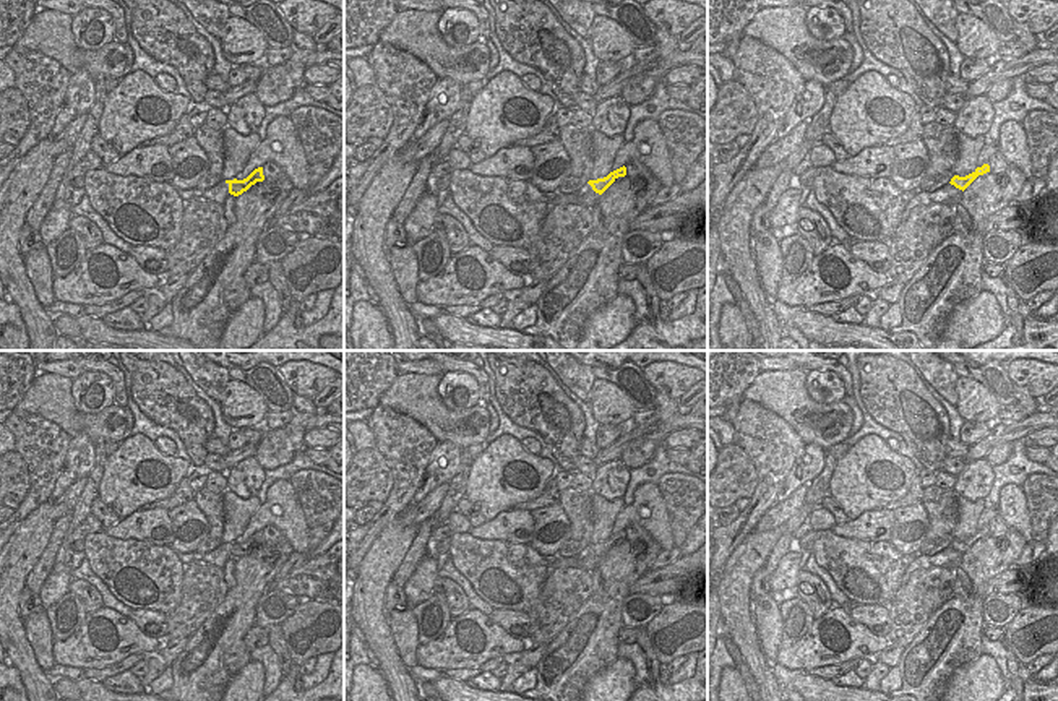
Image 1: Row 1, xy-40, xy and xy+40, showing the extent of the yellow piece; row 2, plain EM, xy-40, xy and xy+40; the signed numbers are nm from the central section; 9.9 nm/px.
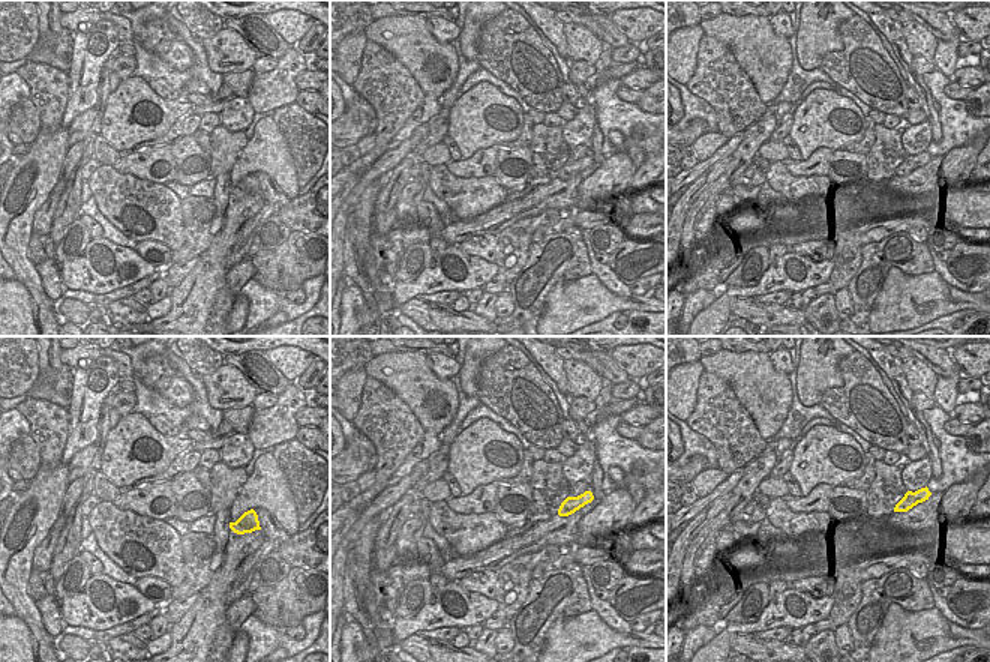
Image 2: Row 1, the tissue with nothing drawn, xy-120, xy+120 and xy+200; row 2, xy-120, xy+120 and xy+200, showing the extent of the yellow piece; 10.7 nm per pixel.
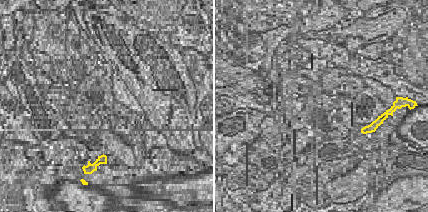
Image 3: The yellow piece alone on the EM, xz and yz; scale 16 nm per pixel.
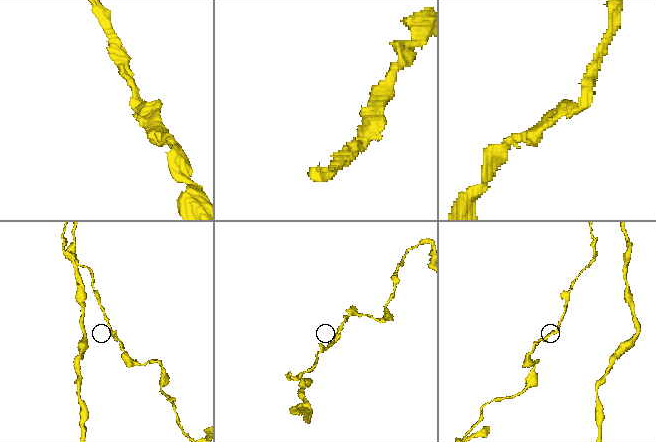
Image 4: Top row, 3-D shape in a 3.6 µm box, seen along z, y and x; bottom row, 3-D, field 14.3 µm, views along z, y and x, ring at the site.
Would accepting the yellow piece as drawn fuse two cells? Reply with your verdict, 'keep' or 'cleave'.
keep

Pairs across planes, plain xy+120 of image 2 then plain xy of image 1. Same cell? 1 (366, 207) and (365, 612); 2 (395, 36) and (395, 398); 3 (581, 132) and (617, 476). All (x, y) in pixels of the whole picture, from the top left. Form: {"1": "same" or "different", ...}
{"1": "same", "2": "same", "3": "same"}

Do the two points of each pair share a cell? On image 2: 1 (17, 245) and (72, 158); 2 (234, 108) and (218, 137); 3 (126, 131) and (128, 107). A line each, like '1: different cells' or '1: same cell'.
1: different cells
2: different cells
3: same cell

